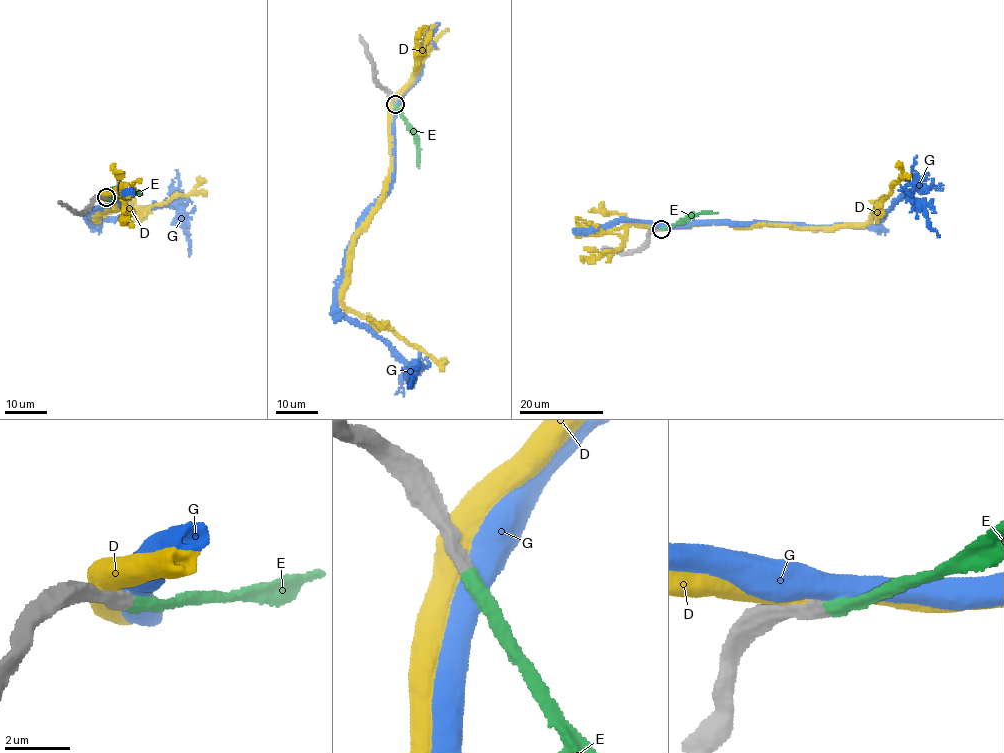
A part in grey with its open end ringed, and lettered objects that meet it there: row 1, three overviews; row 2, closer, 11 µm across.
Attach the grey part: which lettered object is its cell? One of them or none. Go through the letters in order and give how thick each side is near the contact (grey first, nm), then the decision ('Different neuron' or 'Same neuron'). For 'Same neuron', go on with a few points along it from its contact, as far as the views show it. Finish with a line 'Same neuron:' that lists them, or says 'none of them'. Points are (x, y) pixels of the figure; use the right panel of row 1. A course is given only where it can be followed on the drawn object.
D: Thickness 550 nm (grey) against 750 nm. Different neuron
E: Thickness 400 nm (grey) against 420 nm. Same neuron. Its course: (660, 228), (681, 223), (687, 215), (717, 213)
G: Thickness 440 nm (grey) against 550 nm. Different neuron
Same neuron: E

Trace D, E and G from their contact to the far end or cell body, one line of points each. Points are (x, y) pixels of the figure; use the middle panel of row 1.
D: (393, 100), (386, 194), (356, 239), (342, 304), (384, 322), (434, 360), (442, 360)
E: (395, 104), (415, 136), (418, 167)
G: (395, 103), (391, 185), (362, 222), (348, 254), (338, 309), (413, 364), (407, 388)

